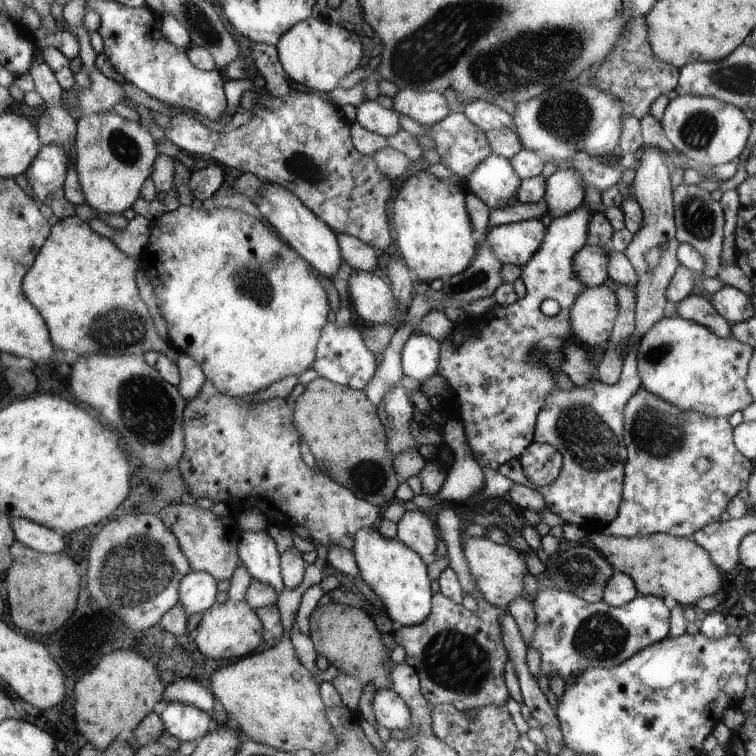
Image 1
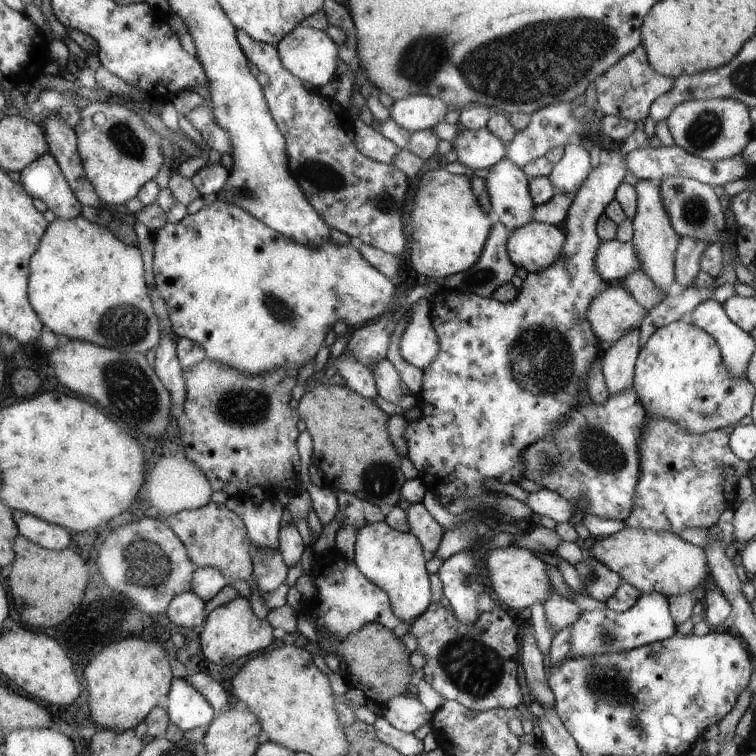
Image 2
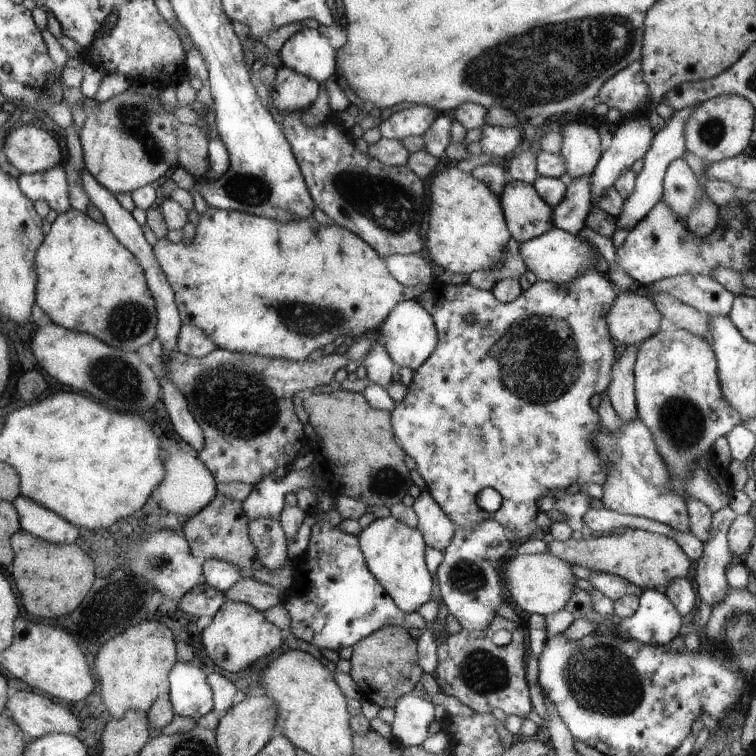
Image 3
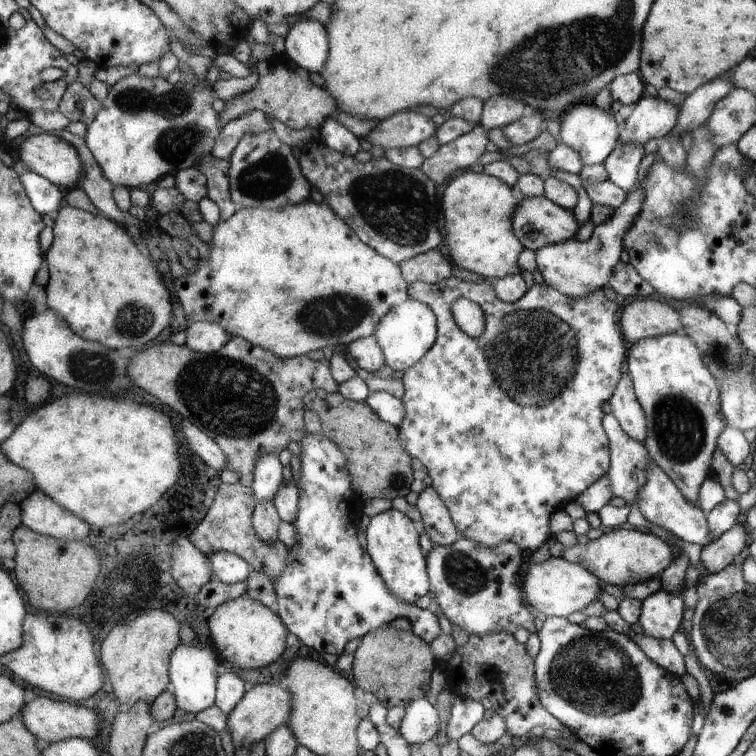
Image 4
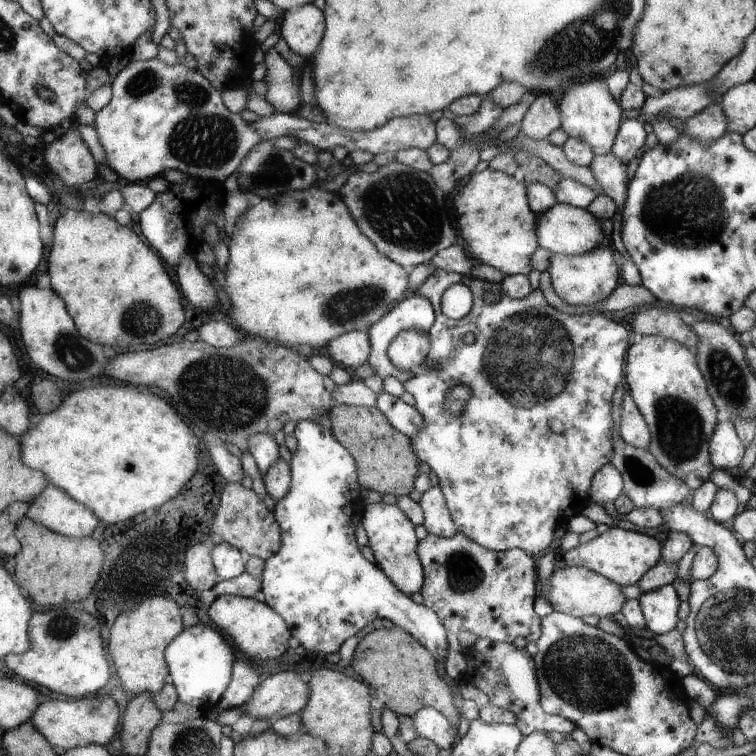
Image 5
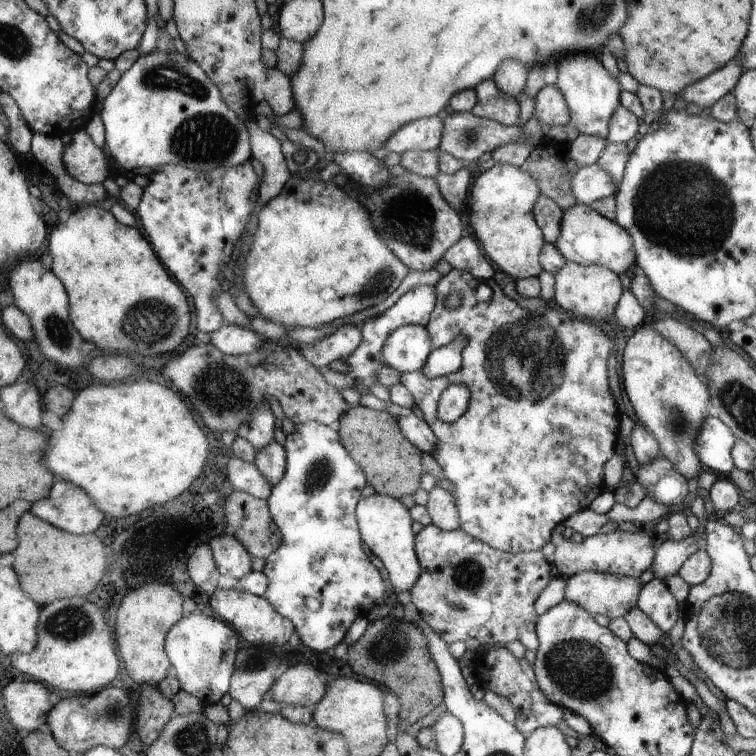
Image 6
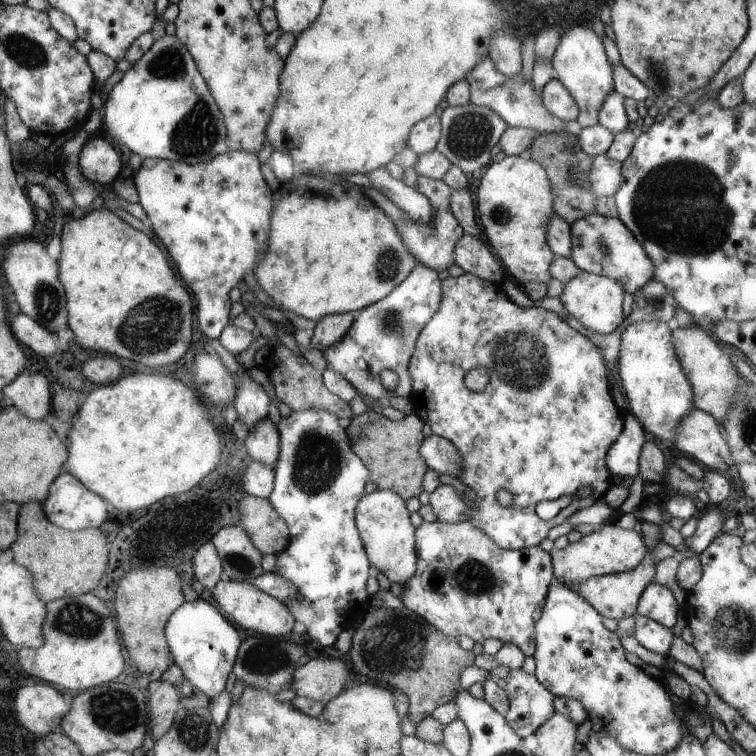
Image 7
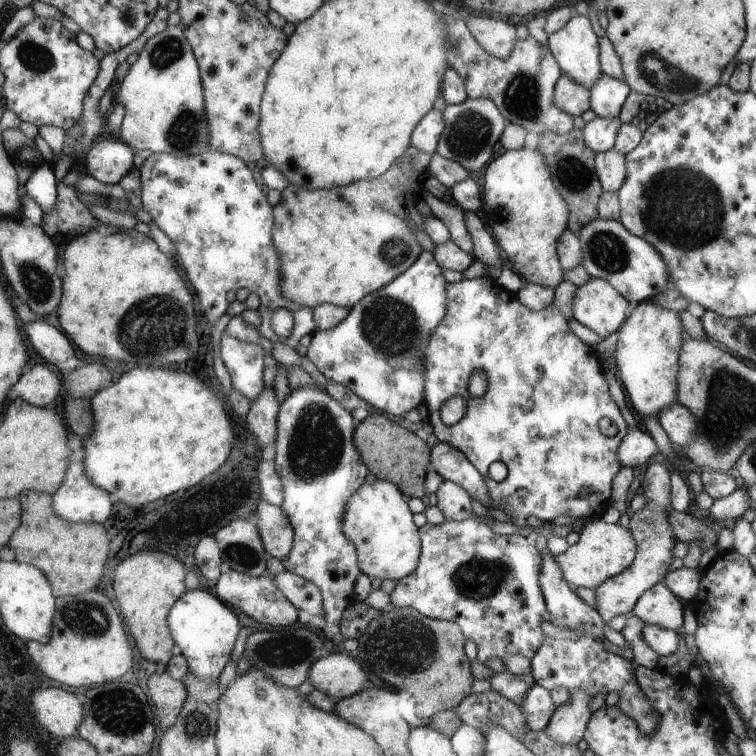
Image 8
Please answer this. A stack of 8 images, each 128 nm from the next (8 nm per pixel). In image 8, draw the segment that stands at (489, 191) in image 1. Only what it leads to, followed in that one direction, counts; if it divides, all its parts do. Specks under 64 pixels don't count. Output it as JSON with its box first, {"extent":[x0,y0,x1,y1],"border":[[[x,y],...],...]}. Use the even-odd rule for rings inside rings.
{"extent":[578,219,671,303],"border":[[[596,219],[578,232],[583,252],[583,265],[592,278],[610,282],[624,297],[635,303],[652,299],[657,293],[671,287],[667,261],[655,245],[634,236],[622,222]]]}

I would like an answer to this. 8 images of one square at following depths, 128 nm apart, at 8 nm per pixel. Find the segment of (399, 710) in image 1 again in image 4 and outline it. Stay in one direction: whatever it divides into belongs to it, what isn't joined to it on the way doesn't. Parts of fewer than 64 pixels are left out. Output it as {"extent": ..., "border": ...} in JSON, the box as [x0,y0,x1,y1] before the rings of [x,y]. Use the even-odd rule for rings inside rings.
{"extent":[398,698,440,745],"border":[[[416,698],[406,706],[398,732],[409,745],[436,738],[440,730],[440,714],[427,698]]]}

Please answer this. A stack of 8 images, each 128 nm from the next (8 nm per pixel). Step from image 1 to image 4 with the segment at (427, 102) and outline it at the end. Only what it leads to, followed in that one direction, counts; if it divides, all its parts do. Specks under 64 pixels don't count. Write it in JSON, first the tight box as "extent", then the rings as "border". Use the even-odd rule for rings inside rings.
{"extent":[365,112,437,148],"border":[[[396,112],[387,120],[380,120],[365,139],[373,147],[411,148],[417,147],[422,140],[433,138],[437,126],[432,119],[417,112]]]}

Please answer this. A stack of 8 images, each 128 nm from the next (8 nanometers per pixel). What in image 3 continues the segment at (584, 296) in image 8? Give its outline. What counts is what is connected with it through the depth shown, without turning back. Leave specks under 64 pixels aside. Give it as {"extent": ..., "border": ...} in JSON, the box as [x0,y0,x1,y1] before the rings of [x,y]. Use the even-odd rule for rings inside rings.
{"extent":[520,107,694,284],"border":[[[694,107],[682,108],[674,113],[672,119],[659,126],[654,143],[648,150],[647,155],[643,157],[644,166],[638,172],[635,186],[632,194],[626,198],[624,206],[622,206],[622,214],[618,214],[616,218],[617,230],[631,230],[636,224],[644,220],[646,216],[652,211],[652,208],[659,203],[663,196],[663,181],[667,173],[667,168],[674,160],[681,158],[686,152],[686,142],[684,140],[684,124],[686,118],[694,112]],[[557,227],[550,228],[548,232],[544,232],[544,235],[536,236],[532,240],[520,242],[520,254],[526,268],[538,280],[551,281],[554,284],[568,284],[588,268],[602,268],[602,262],[600,262],[602,256],[592,243]]]}

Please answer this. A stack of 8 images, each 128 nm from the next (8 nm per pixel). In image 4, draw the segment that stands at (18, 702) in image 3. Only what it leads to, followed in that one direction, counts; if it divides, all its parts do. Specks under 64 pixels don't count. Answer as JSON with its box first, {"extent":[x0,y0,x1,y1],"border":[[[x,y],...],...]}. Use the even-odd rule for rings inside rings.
{"extent":[22,696,102,745],"border":[[[46,696],[32,697],[28,701],[22,712],[24,724],[38,738],[42,745],[51,745],[71,738],[93,739],[100,734],[102,728],[102,715],[98,709],[92,710],[92,707],[80,706],[72,702],[60,702],[60,700],[50,700]]]}

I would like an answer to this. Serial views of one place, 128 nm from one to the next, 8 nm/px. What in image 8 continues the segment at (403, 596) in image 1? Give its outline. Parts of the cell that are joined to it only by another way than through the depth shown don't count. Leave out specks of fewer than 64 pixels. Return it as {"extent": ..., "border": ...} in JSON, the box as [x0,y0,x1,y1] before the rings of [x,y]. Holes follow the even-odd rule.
{"extent":[343,479,422,581],"border":[[[376,479],[372,484],[364,483],[350,497],[343,516],[343,528],[358,550],[359,568],[366,576],[399,581],[419,566],[422,538],[418,538],[418,528],[412,522],[412,512],[403,491],[392,481]]]}

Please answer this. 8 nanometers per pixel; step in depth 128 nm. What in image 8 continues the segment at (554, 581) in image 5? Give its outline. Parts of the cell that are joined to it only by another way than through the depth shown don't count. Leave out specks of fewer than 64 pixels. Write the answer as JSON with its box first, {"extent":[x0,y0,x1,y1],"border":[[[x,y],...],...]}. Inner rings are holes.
{"extent":[594,464,678,622],"border":[[[650,464],[644,480],[640,482],[639,492],[644,494],[646,505],[637,511],[629,511],[630,523],[628,530],[632,532],[638,546],[638,554],[634,562],[626,571],[619,575],[606,579],[594,590],[597,596],[597,608],[604,621],[610,622],[615,616],[632,614],[635,604],[650,590],[666,578],[670,571],[670,564],[674,560],[672,550],[678,540],[669,521],[669,509],[671,508],[671,472],[664,464]]]}

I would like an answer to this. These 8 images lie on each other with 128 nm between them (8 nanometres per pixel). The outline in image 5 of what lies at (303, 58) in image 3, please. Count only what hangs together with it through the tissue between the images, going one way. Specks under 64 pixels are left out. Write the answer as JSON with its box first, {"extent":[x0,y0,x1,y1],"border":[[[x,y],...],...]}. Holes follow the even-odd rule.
{"extent":[279,4,326,61],"border":[[[314,4],[284,12],[279,21],[281,37],[306,61],[319,50],[326,32],[326,16]]]}

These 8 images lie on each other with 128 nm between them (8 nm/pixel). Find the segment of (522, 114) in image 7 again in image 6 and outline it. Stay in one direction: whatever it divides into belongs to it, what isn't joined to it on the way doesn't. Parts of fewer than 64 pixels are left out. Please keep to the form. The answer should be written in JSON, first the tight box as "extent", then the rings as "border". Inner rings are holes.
{"extent":[472,80,520,126],"border":[[[484,80],[476,87],[479,102],[472,108],[472,114],[484,120],[494,120],[504,126],[520,126],[520,106],[518,98],[506,96],[492,80]]]}

